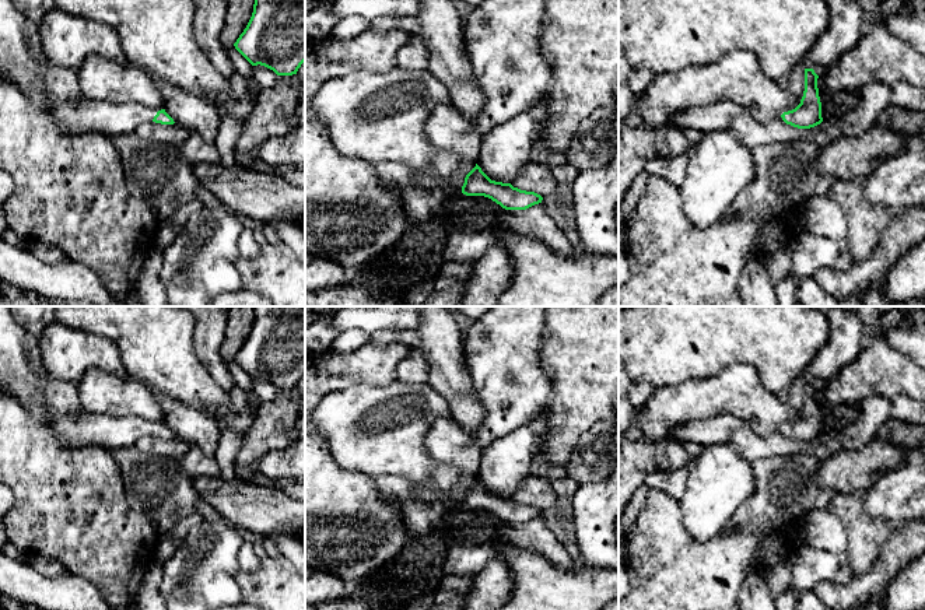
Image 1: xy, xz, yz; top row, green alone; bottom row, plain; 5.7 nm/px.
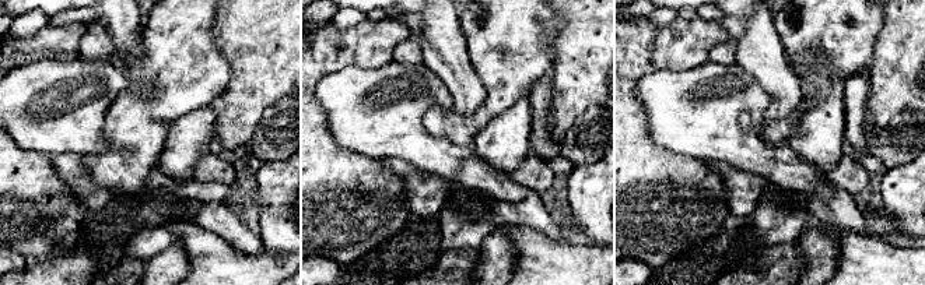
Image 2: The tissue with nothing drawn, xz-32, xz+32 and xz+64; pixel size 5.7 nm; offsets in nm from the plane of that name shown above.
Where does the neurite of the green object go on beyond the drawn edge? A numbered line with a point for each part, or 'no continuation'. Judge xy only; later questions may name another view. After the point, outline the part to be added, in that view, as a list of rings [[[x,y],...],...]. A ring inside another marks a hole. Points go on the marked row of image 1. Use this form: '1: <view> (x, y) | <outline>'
1: xy (17, 65) | [[[0,0],[0,78],[27,94],[42,95],[49,115],[64,134],[101,134],[113,140],[153,122],[157,112],[137,102],[111,104],[83,94],[77,102],[57,99],[46,81],[50,60],[34,56],[28,46],[28,21],[13,0]]]

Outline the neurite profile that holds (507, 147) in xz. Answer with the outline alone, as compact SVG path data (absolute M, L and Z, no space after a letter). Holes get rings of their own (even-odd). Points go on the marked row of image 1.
M533 109L495 126L481 144L477 165L491 180L511 183L522 166L532 161L536 130Z

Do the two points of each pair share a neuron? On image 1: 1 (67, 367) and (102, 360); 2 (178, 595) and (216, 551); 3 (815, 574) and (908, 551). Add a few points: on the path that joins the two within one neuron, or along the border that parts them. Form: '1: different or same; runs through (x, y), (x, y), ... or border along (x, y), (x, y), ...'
1: same; runs through (76, 360), (94, 360)
2: same; runs through (189, 584), (203, 570), (206, 563)
3: different; border along (831, 581), (823, 581), (812, 589)

